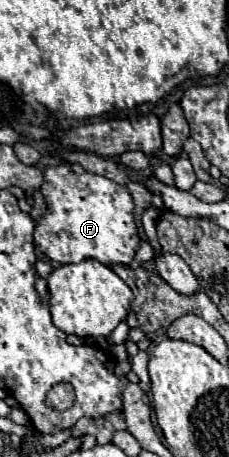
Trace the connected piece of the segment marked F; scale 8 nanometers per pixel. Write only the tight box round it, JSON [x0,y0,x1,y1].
[35,165,139,267]

